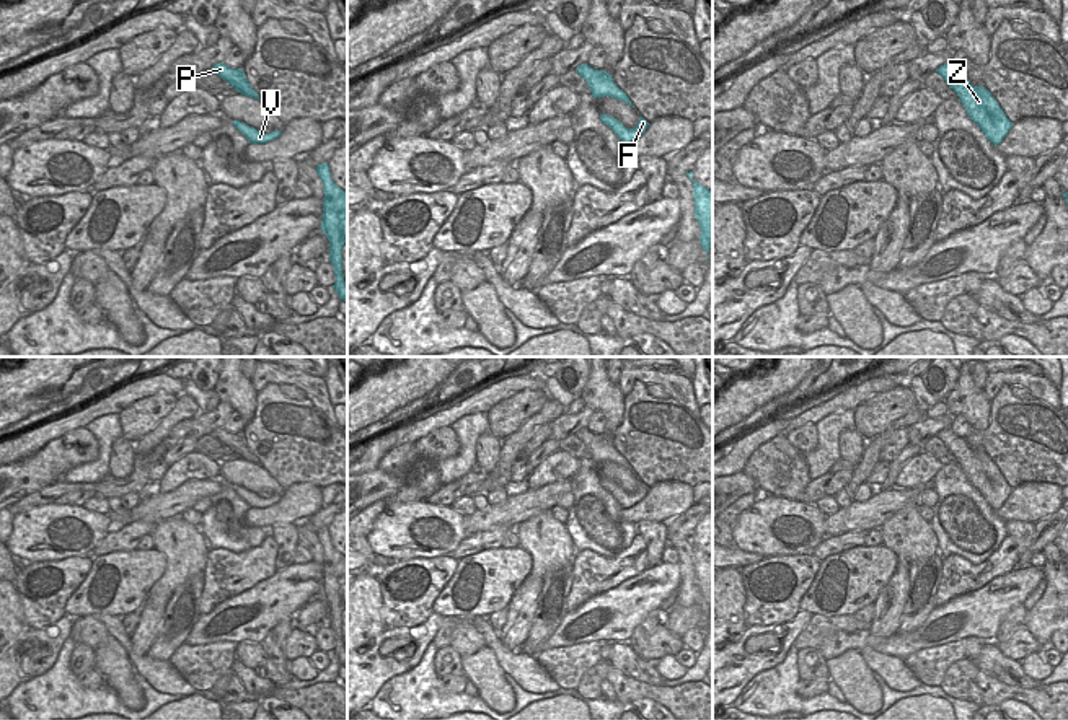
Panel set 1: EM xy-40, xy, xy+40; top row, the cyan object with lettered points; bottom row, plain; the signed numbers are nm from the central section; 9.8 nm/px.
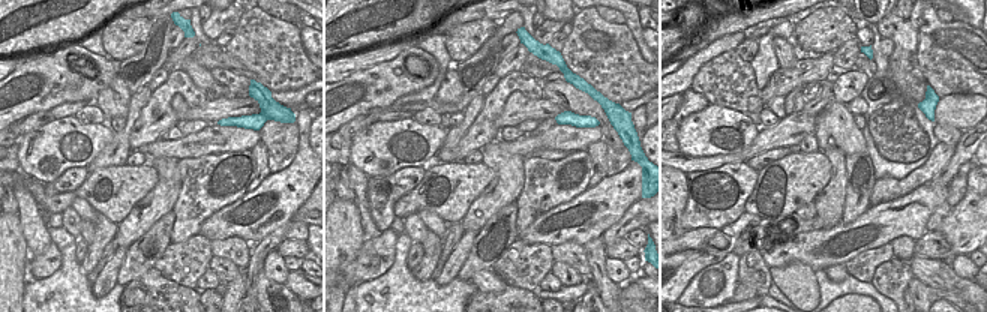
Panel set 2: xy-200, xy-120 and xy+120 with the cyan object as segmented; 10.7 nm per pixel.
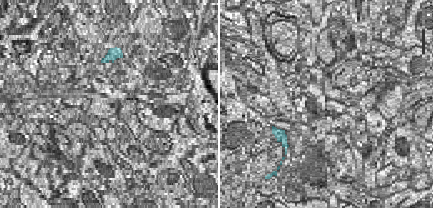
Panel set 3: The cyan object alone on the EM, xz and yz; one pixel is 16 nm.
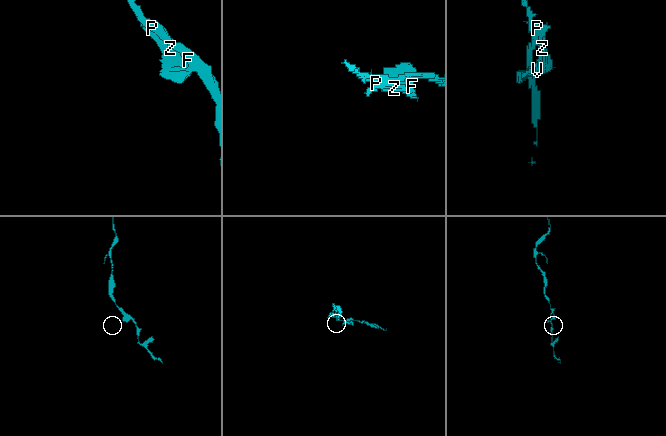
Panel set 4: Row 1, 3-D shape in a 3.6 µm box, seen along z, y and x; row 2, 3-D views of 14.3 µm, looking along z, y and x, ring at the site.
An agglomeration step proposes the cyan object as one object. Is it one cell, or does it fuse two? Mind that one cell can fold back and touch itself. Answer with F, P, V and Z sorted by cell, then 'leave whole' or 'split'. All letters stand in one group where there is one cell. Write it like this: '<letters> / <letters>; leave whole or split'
F V Z / P; split

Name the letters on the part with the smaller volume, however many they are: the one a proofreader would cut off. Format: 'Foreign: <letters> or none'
Foreign: F, V, Z

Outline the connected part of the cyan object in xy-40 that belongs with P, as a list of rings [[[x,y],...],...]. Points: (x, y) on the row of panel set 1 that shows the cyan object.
[[[222,62],[215,64],[210,68],[210,72],[217,73],[220,78],[228,81],[232,88],[235,88],[241,94],[259,99],[258,91],[254,91],[253,86],[248,83],[245,72],[241,68],[230,68]]]

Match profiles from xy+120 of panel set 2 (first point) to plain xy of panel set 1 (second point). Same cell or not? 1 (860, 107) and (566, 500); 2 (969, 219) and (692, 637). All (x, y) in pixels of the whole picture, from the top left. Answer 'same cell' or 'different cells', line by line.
1: same cell
2: different cells

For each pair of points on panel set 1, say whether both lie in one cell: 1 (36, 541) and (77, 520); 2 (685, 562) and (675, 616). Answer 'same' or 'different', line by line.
1: same
2: same

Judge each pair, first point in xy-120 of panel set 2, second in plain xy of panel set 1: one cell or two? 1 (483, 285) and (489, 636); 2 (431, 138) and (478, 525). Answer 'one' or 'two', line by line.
1: one
2: two

